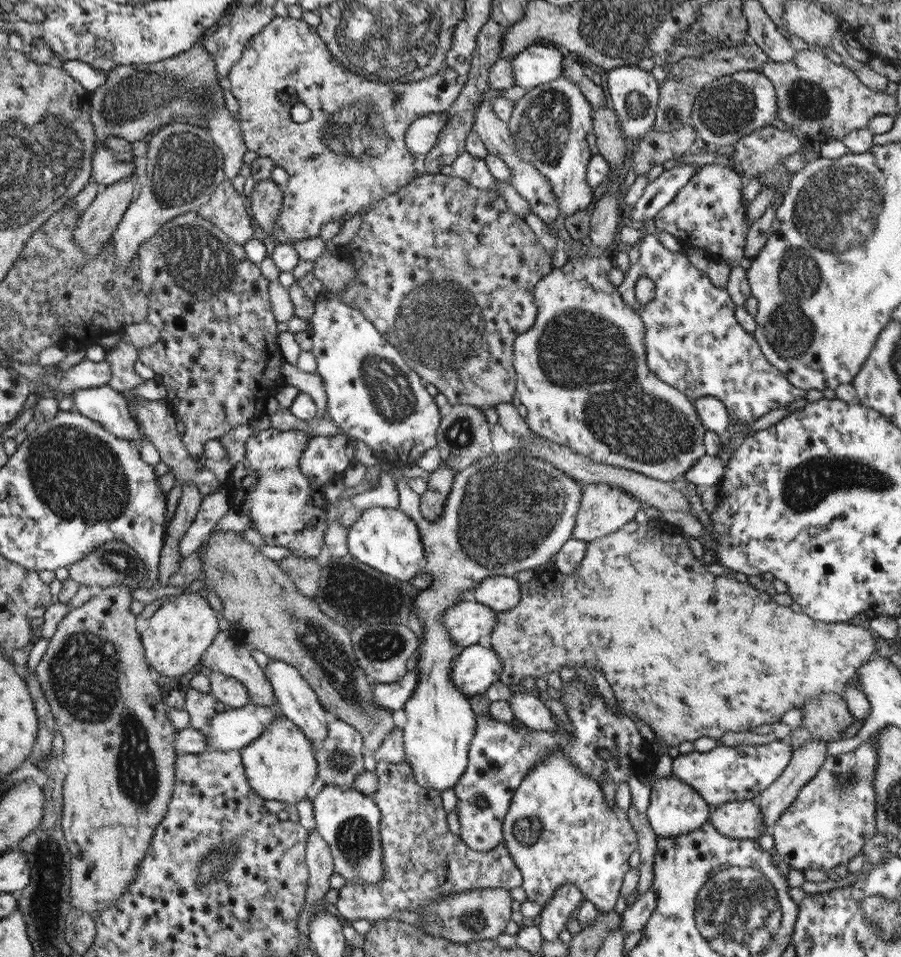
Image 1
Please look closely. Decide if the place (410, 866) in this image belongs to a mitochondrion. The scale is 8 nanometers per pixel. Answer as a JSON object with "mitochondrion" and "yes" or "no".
{"mitochondrion":"yes"}

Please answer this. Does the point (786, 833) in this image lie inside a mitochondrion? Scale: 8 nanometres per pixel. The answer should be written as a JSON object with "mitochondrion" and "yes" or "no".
{"mitochondrion":"no"}

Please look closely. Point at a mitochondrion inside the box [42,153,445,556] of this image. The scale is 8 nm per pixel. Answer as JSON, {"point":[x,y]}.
{"point":[199,262]}

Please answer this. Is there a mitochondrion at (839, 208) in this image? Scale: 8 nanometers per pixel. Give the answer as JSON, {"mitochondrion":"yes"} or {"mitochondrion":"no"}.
{"mitochondrion":"yes"}

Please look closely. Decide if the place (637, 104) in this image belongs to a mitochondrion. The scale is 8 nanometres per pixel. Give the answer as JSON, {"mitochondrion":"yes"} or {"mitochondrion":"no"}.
{"mitochondrion":"yes"}

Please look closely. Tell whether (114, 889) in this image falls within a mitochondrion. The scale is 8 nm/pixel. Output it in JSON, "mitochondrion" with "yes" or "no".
{"mitochondrion":"no"}

